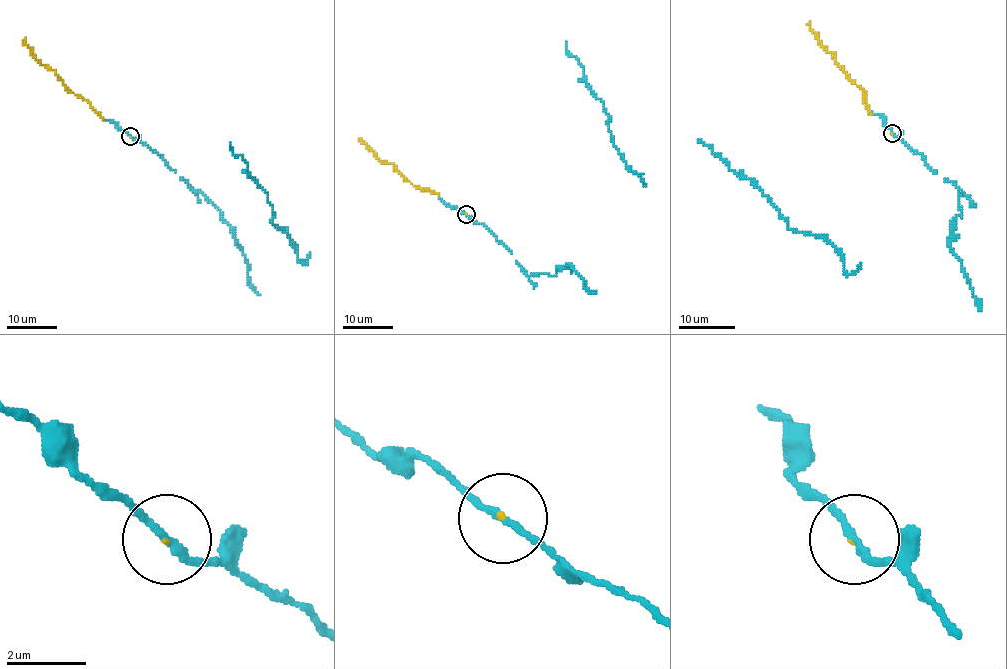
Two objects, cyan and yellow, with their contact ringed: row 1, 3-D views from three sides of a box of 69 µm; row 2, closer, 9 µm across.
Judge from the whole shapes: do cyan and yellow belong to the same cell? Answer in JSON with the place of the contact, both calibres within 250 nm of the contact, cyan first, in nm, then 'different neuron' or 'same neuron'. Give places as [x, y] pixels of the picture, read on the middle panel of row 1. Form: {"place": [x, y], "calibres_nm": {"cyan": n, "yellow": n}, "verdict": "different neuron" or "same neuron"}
{"place": [466, 214], "calibres_nm": {"cyan": 160, "yellow": 50}, "verdict": "same neuron"}

